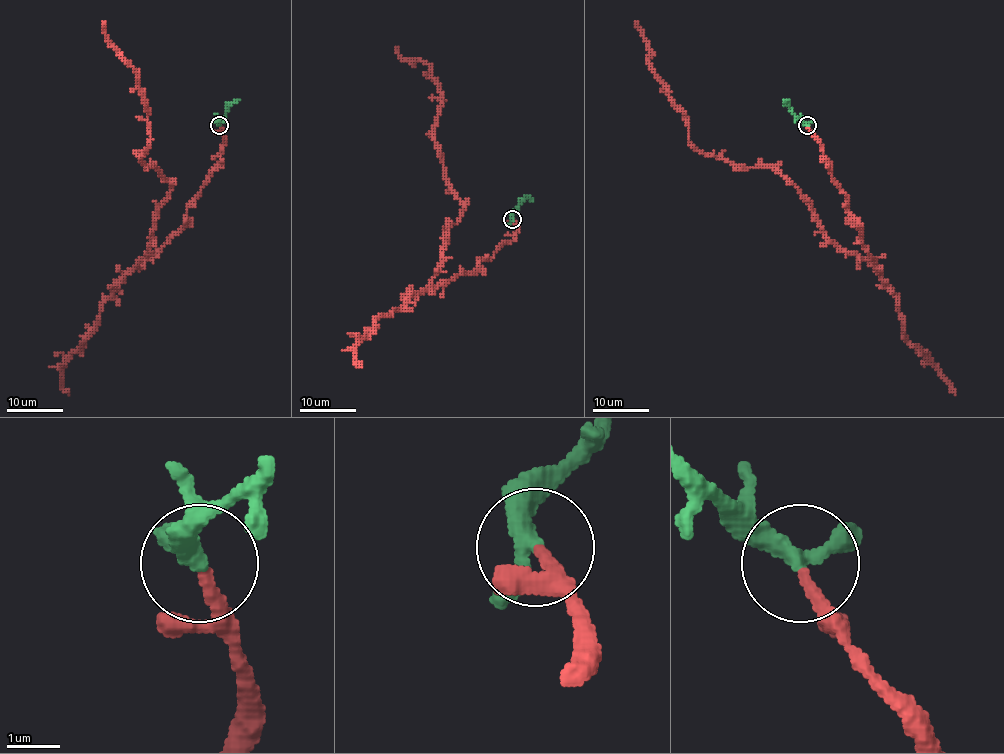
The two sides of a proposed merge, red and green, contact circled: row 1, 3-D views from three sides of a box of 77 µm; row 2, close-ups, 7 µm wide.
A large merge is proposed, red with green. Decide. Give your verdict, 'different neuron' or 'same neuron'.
same neuron

